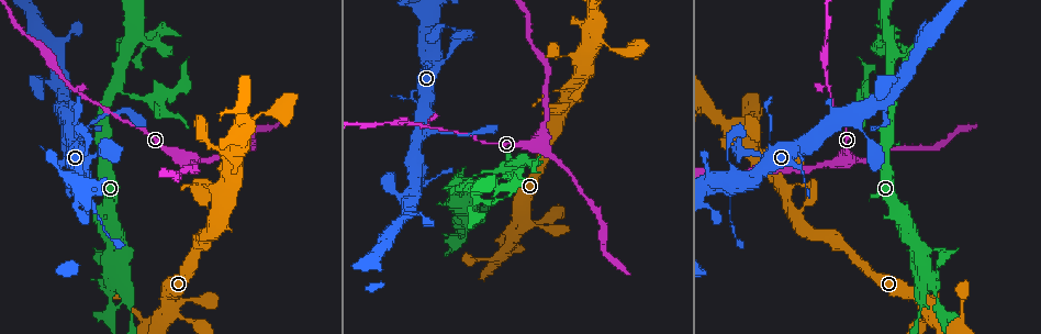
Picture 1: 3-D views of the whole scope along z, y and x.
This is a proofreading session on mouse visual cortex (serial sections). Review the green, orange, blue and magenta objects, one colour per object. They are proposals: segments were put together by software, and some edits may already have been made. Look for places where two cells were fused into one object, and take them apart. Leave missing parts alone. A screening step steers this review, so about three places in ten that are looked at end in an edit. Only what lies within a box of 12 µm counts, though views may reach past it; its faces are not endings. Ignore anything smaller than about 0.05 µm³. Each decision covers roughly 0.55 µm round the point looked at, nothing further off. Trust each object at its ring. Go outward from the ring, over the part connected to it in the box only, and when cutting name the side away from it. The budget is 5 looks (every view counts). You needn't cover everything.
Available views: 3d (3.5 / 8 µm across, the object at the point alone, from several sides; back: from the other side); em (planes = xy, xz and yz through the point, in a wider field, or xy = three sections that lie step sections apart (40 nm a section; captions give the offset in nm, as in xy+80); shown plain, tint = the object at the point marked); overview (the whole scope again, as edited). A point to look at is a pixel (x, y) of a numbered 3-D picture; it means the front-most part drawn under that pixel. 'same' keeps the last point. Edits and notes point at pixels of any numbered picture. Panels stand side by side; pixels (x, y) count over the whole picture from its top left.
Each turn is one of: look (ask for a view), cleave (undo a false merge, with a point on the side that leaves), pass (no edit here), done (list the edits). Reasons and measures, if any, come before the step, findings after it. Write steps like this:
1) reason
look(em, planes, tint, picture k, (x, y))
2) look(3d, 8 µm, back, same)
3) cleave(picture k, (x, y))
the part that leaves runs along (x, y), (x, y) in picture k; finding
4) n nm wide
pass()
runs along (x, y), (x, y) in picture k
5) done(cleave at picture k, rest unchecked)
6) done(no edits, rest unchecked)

arms part here
look(3d, 8 µm, back, picture 1, (115, 88))

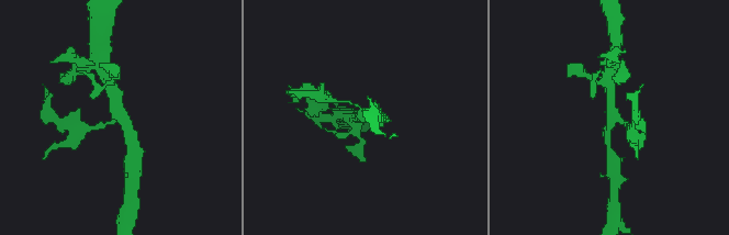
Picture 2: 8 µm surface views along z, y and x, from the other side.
3 arms; arms of 100, 250, 300 nm
look(em, xy, step 2, tint, picture 2, (611, 117))

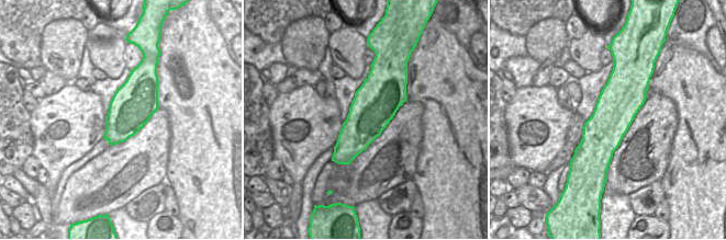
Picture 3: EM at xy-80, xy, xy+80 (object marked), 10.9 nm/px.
pass()
all the same cell

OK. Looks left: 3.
sharp bend
look(3d, 8 µm, picture 1, (584, 82))

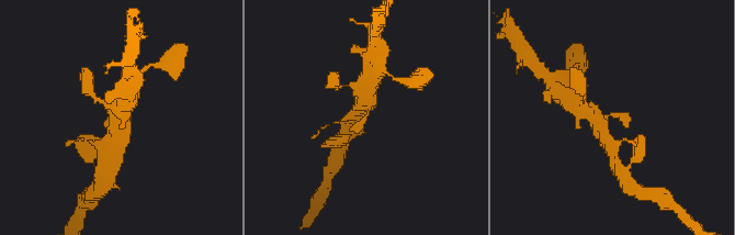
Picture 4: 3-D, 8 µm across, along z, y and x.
look(3d, 3.5 µm, picture 4, (366, 111))

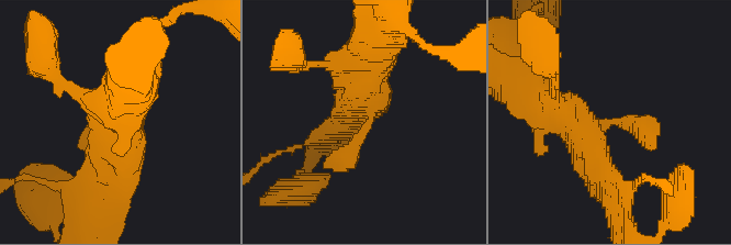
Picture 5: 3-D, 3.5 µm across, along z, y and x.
pass()
runs along (353, 114), (323, 168) in picture 5; one cell here

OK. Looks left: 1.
done(no edits, rest unchecked)

